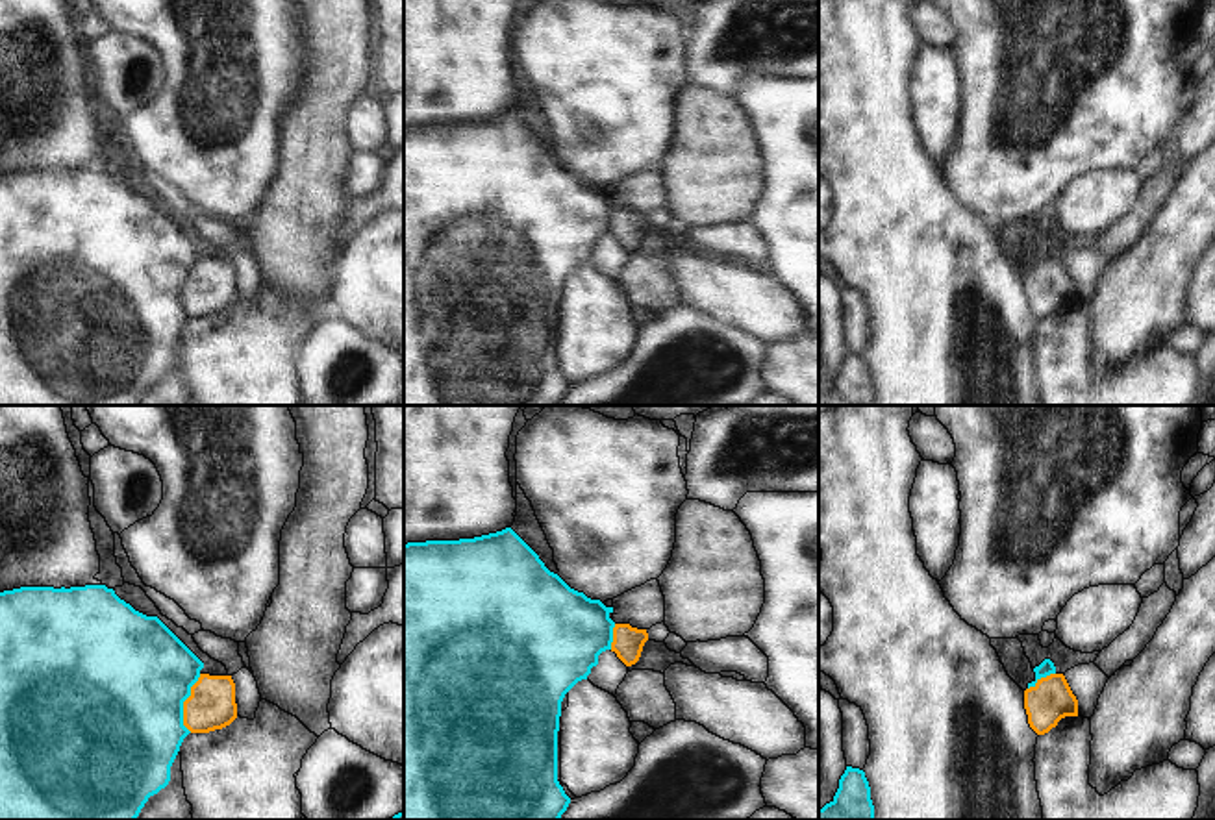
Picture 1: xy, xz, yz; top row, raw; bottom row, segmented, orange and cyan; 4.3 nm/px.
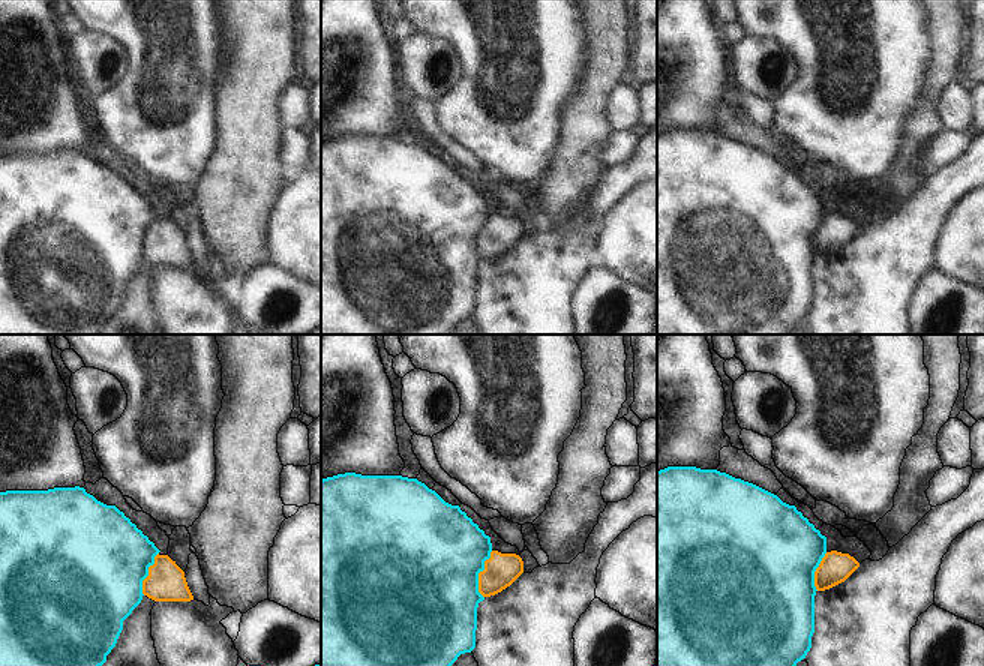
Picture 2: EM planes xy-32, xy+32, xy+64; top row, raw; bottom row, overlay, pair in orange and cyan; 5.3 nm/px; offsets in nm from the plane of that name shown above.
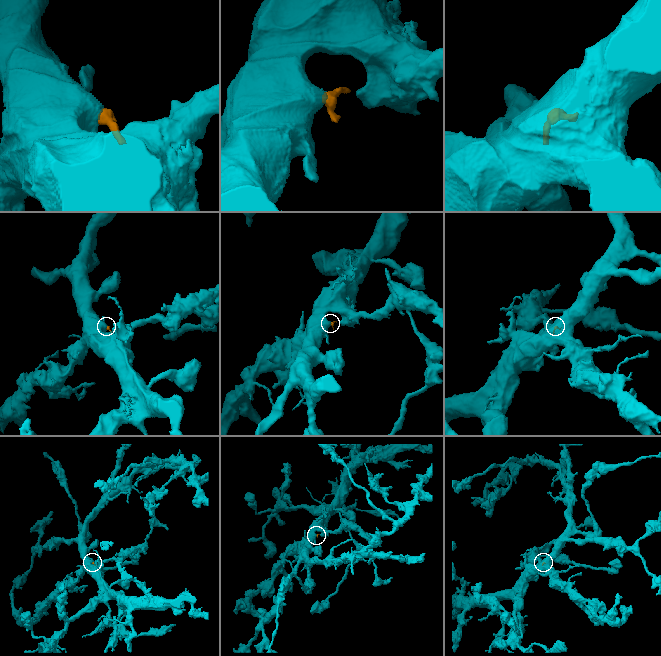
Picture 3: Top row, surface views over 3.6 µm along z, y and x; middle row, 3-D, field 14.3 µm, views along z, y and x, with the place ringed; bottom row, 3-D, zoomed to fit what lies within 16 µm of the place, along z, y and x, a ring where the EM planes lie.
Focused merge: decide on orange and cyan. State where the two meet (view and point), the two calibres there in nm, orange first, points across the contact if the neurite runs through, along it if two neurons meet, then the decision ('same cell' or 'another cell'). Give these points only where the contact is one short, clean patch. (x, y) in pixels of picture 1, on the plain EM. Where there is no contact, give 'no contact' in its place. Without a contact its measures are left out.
meets orange in xy at (184, 289); 220 nm thick on the orange side, 500 nm on the other; border along xy (200, 260), (184, 287), (184, 311), (189, 317); another cell

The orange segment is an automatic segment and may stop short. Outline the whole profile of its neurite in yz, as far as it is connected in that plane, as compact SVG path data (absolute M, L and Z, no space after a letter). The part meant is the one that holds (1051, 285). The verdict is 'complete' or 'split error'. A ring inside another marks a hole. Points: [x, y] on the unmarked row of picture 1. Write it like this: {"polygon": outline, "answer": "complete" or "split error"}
{"polygon": "M1050 259L1024 276L1028 309L1037 320L1048 318L1065 302L1078 302L1078 285L1063 259Z", "answer": "complete"}

